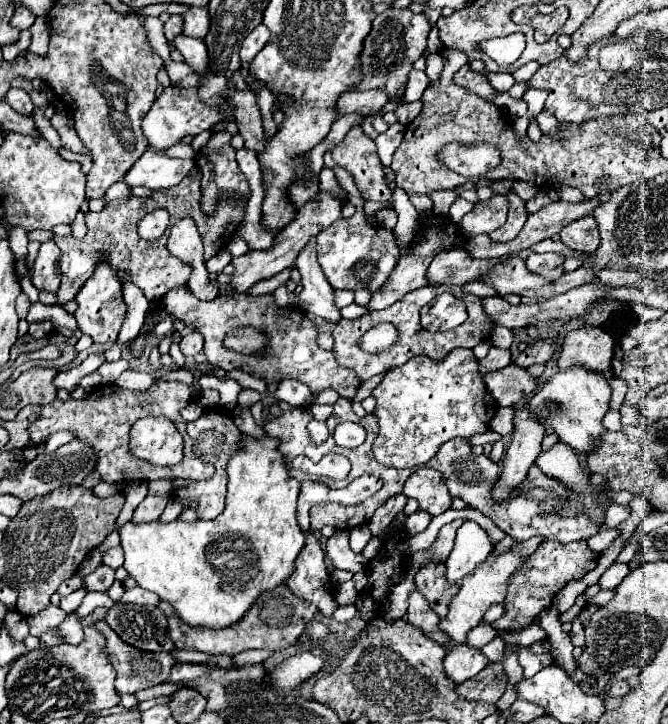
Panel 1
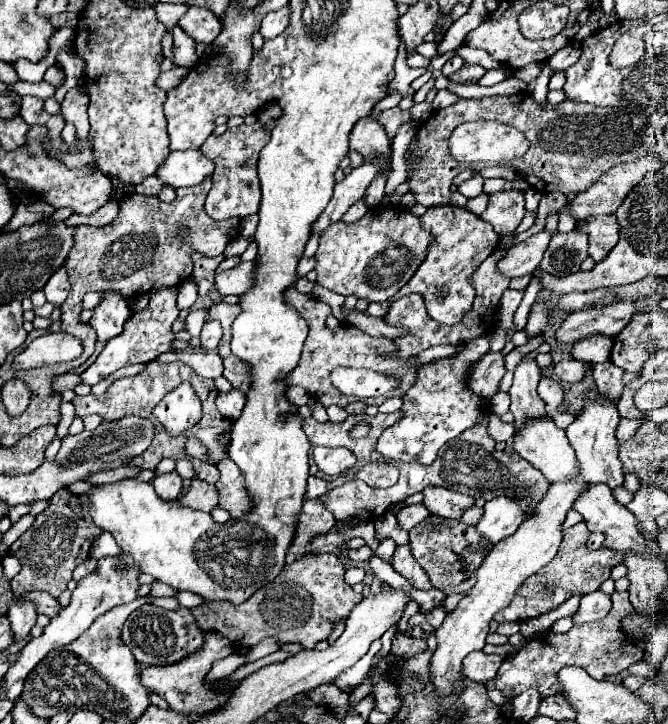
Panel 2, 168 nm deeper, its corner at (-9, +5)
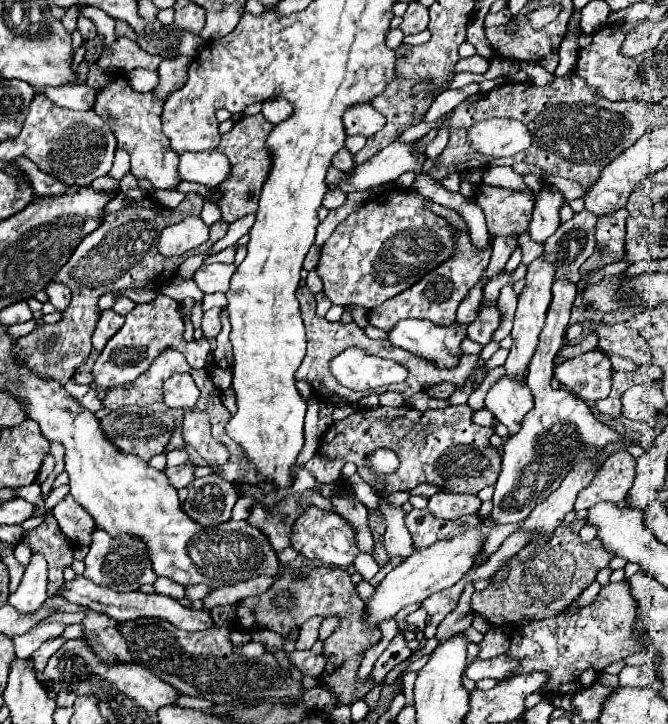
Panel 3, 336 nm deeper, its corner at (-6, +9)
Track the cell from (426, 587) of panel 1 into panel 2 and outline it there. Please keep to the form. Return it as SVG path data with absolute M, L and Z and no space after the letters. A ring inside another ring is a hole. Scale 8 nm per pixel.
M430 515L420 525L410 529L410 549L416 557L416 563L428 573L432 585L446 595L464 593L476 583L474 573L486 557L484 553L480 553L480 547L484 547L484 543L476 529L464 525L460 519L444 519Z

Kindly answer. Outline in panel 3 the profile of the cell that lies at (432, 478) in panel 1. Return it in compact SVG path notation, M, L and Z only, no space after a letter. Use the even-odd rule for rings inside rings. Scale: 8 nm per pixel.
M437 493L429 499L427 509L441 519L457 519L463 515L475 515L481 507L481 499L477 495L455 495L455 493Z

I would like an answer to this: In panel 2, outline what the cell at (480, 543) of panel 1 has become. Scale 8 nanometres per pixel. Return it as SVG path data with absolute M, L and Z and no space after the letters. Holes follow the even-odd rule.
M494 497L492 501L486 501L484 515L476 525L476 531L484 537L488 549L494 549L494 545L498 545L504 537L516 533L520 521L524 521L524 509L528 505L528 499L516 501L510 497Z

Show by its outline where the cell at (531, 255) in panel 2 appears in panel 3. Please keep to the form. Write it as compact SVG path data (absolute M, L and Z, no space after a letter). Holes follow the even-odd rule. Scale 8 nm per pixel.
M545 183L537 195L533 219L531 219L533 225L529 227L529 235L533 241L543 243L547 237L551 237L557 231L557 227L561 225L559 211L561 211L563 203L565 203L565 199L563 199L561 191L555 185Z

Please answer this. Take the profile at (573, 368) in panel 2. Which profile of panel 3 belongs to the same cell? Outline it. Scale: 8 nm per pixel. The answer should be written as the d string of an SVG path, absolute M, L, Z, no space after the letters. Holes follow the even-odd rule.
M589 351L555 367L555 377L583 401L605 399L611 391L611 361L603 351Z

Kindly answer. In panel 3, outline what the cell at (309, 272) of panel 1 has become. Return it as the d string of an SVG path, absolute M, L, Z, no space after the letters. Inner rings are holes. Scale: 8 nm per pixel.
M405 319L389 331L389 339L393 345L415 353L421 359L433 361L441 369L457 367L461 359L461 341L467 337L467 325L453 323L449 327L435 325L431 321L413 321Z

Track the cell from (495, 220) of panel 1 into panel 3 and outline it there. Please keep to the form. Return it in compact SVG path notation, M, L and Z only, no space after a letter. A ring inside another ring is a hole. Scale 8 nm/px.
M477 185L473 199L485 213L491 237L521 235L529 229L529 219L535 203L529 191Z

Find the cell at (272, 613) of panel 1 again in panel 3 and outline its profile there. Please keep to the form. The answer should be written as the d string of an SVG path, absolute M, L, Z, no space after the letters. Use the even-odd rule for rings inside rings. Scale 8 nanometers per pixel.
M285 567L281 569L281 577L259 597L247 597L235 605L235 625L243 629L251 627L265 627L281 635L289 635L291 629L299 629L309 617L321 615L337 615L341 619L339 629L325 639L323 654L326 658L326 666L321 675L321 685L333 691L339 705L351 705L357 699L363 699L365 693L371 691L375 681L369 677L367 681L357 679L359 665L363 661L363 655L367 649L377 645L383 635L379 629L363 629L365 627L365 605L361 597L357 595L355 585L351 583L351 577L345 569L331 569L331 567L301 567L299 571L305 573L305 579L293 579L293 573L297 569ZM247 603L255 603L253 611L247 613Z

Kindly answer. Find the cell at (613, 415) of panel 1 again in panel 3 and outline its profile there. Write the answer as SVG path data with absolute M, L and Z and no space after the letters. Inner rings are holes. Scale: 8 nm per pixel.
M617 451L617 457L613 459L611 469L611 457L601 465L597 471L597 477L581 489L575 501L575 509L589 509L601 501L619 503L625 499L625 493L629 491L629 485L633 485L633 473L635 473L635 459L627 451Z

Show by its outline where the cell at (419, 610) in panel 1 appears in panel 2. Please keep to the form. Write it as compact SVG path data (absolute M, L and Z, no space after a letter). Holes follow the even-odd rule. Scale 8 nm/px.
M398 547L396 553L394 553L394 559L392 559L392 567L404 575L416 589L432 589L432 583L430 583L430 577L424 573L424 569L414 561L412 553L410 553L410 547Z

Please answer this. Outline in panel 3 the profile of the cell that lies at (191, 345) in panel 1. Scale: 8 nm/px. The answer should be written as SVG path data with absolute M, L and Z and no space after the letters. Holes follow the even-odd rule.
M213 307L213 309L205 311L201 327L203 327L203 333L205 333L205 337L207 337L207 339L213 339L213 337L221 331L221 321L219 321L219 315L221 315L221 309L217 309L217 307Z

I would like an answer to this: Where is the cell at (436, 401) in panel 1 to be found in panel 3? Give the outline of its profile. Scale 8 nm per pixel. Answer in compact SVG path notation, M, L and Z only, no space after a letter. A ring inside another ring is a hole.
M481 303L475 321L469 323L469 327L467 327L467 337L473 337L473 341L479 345L487 345L491 341L491 335L501 325L501 319L503 317L501 317L501 311L497 309L497 303L493 303L493 305Z

